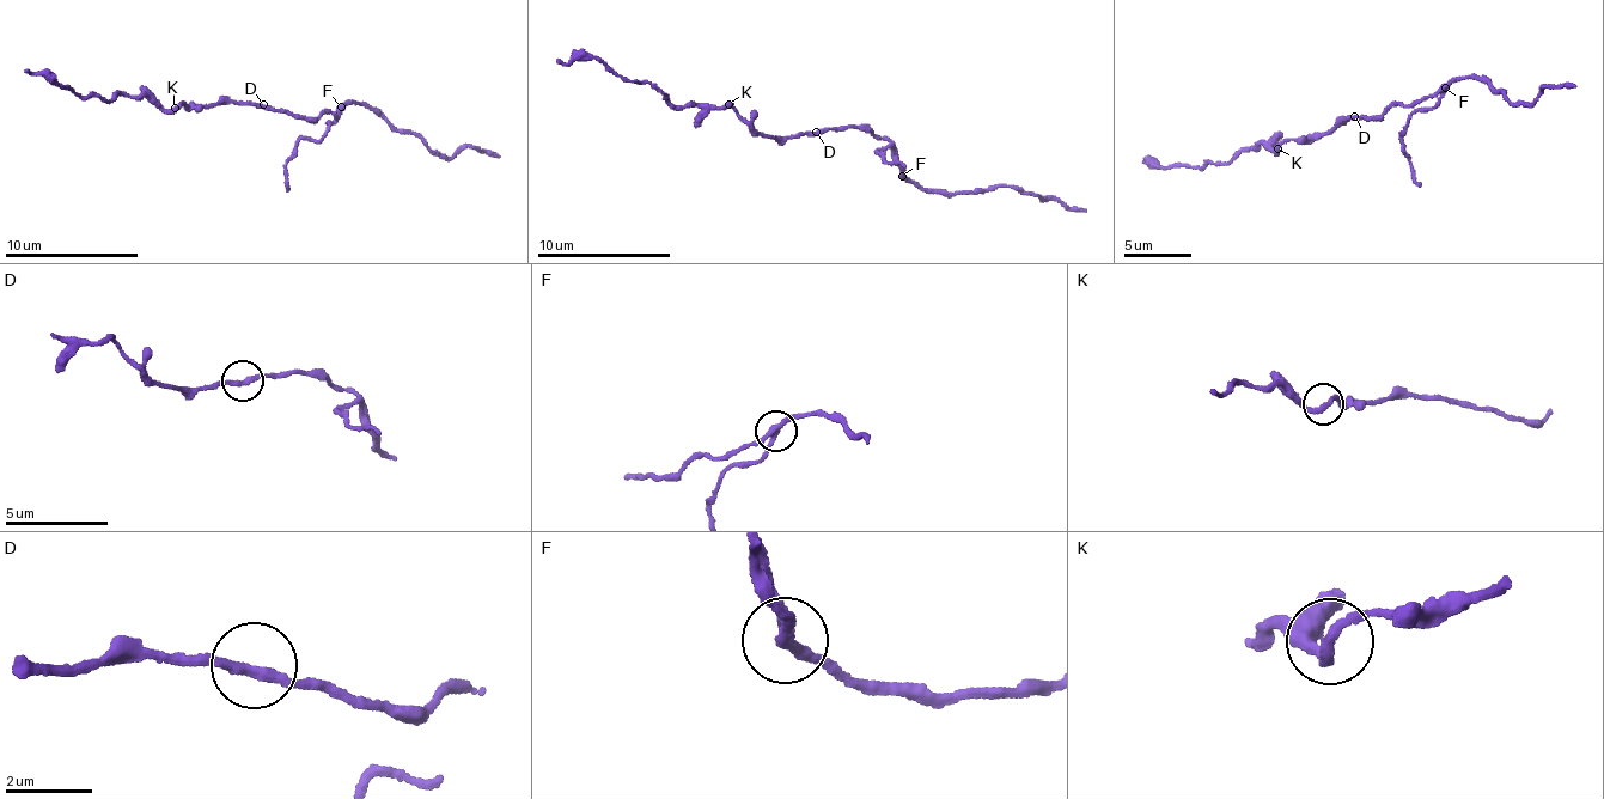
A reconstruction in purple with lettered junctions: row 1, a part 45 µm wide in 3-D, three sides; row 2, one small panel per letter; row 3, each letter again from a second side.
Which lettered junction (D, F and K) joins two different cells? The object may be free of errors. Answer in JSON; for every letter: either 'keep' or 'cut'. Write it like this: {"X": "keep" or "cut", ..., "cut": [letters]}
{"D": "keep", "F": "cut", "K": "keep", "cut": ["F"]}

